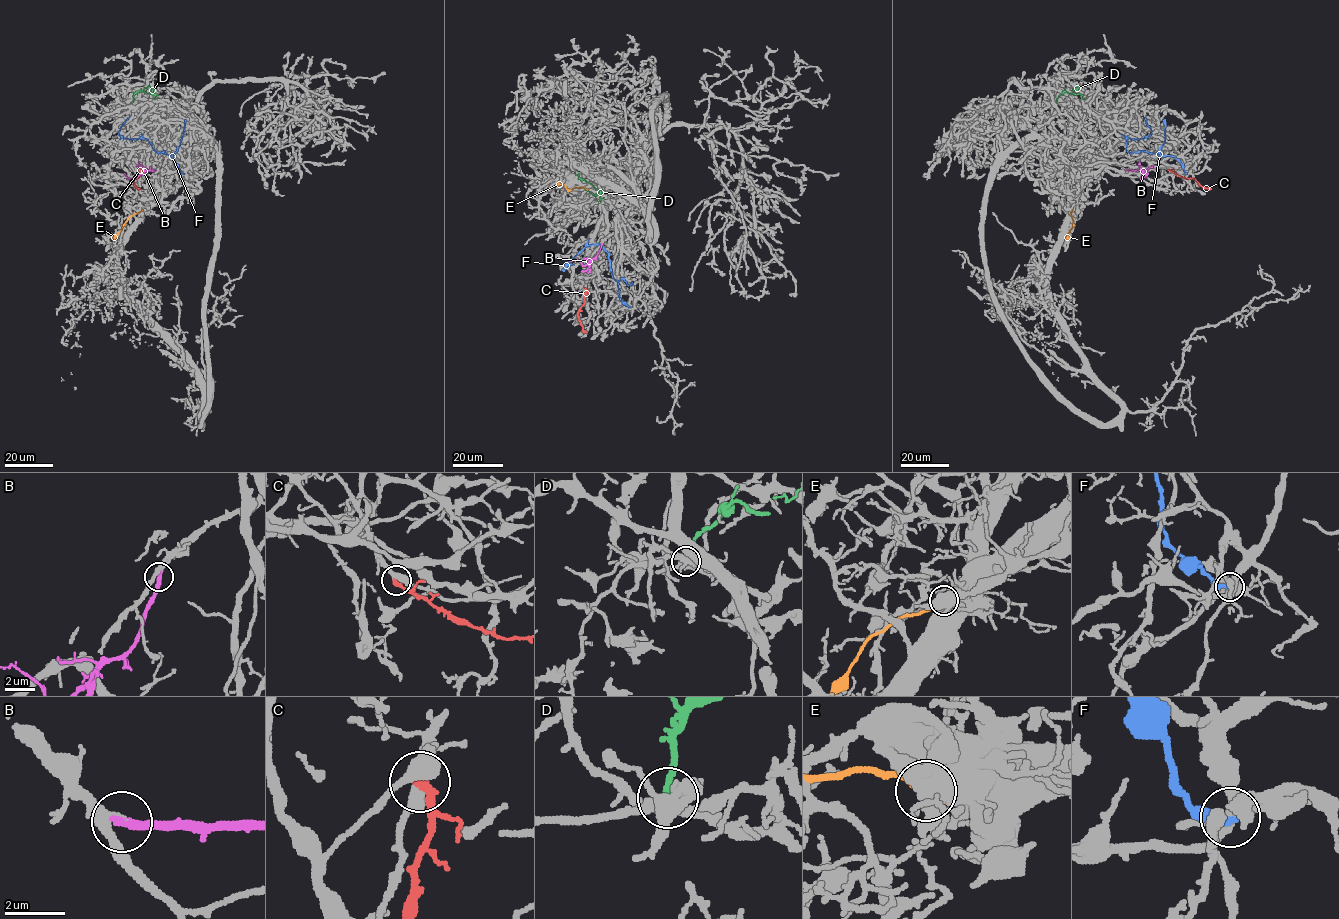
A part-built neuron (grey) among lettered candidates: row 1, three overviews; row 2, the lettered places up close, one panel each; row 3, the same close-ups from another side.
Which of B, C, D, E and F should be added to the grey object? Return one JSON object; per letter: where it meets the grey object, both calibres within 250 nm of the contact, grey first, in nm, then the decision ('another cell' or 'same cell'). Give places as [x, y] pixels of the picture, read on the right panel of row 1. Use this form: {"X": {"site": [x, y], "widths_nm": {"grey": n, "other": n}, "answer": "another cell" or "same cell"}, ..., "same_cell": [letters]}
{"B": {"site": [1126, 170], "widths_nm": {"grey": 240, "other": 360}, "answer": "same cell"}, "C": {"site": [1168, 169], "widths_nm": {"grey": 400, "other": 320}, "answer": "same cell"}, "D": {"site": [1056, 101], "widths_nm": {"grey": 400, "other": 320}, "answer": "another cell"}, "E": {"site": [1072, 211], "widths_nm": {"grey": 600, "other": 240}, "answer": "another cell"}, "F": {"site": [1186, 173], "widths_nm": {"grey": 400, "other": 280}, "answer": "another cell"}, "same_cell": ["B", "C"]}

